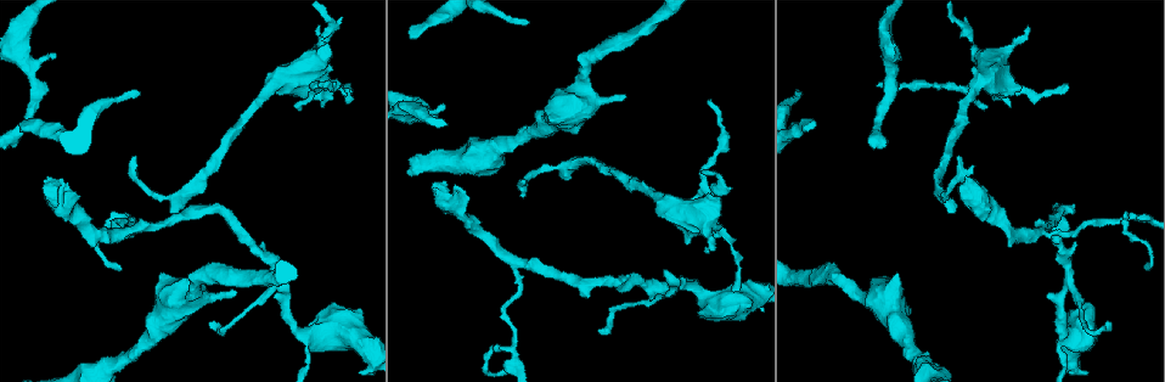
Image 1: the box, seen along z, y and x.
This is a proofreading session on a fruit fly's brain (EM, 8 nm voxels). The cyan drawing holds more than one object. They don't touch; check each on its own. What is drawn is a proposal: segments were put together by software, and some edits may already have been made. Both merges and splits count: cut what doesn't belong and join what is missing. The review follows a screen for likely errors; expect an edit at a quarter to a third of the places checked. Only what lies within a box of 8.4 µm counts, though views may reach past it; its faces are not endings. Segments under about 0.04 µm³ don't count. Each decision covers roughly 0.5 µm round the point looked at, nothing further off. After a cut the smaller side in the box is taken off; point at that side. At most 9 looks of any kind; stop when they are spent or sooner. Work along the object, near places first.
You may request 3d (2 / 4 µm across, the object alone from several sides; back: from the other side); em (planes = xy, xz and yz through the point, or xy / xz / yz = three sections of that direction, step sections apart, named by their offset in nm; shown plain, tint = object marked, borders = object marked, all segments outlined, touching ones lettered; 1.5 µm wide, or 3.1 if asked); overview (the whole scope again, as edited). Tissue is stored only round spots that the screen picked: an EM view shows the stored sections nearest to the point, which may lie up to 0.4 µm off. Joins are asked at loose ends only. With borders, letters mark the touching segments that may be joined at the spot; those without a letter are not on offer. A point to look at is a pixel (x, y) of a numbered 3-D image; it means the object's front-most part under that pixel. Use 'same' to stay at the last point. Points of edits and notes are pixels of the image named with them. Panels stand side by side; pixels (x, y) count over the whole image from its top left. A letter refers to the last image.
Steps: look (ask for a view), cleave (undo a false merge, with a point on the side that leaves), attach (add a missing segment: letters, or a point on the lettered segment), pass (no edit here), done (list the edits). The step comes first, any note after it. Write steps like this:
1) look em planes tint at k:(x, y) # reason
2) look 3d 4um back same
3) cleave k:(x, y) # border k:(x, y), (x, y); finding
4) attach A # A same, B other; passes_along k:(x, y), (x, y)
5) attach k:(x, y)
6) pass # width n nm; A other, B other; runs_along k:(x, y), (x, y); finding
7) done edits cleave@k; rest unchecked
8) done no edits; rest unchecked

look 3d 2um at 1:(53, 60) # an open end

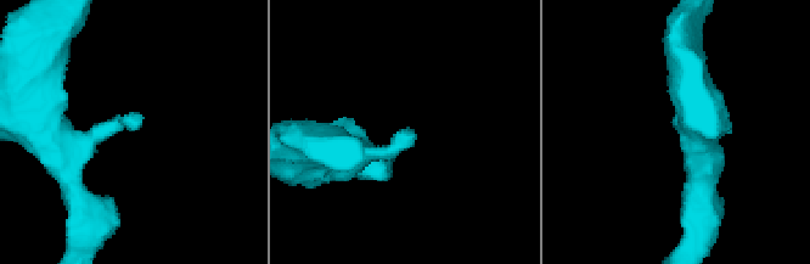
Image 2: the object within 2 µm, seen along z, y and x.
look em planes borders at 2:(675, 124) # shape alone is not enough

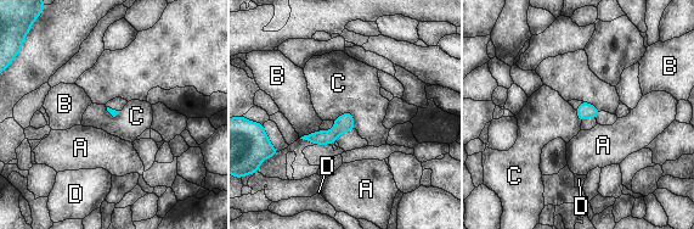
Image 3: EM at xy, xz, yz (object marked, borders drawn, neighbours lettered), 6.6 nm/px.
pass # A other, B other, C other, D other; border 3:(332, 119), (350, 112), (355, 128); no lettered segment goes on from it

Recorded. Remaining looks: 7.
look em xz step 4 borders at 1:(137, 93) # free end

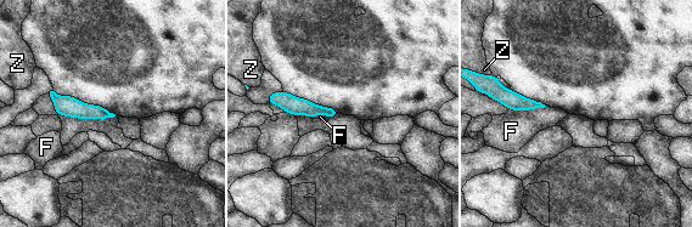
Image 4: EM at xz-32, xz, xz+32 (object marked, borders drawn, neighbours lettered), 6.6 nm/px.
look em planes borders same # another direction

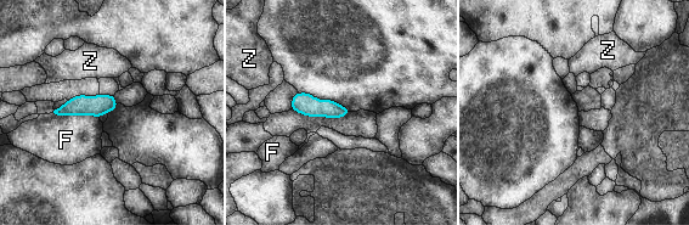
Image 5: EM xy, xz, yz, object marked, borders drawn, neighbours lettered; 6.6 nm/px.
pass # F other, Z other; none of them fits

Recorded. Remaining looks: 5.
look 3d 4um at 1:(563, 179) # an open end

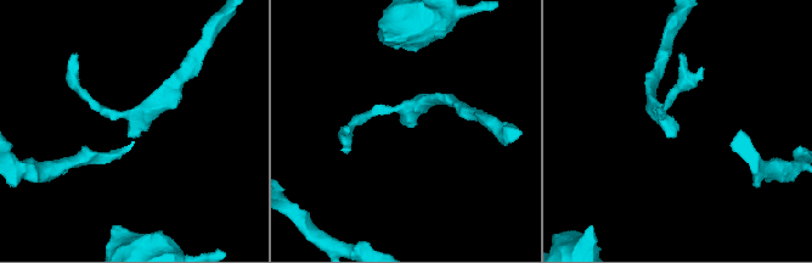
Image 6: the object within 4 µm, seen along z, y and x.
look em yz step 8 tint at 6:(401, 122)

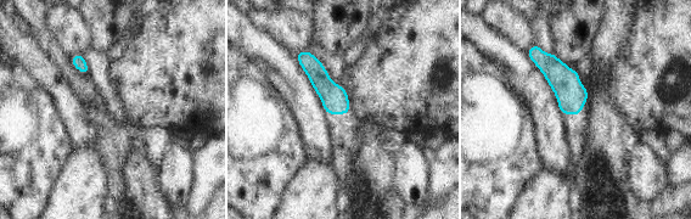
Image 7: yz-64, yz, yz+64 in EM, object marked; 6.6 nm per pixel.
look em planes borders same

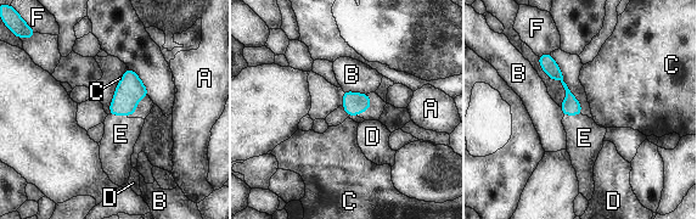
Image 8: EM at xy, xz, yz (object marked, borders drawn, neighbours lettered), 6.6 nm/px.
attach E # A other, B other, C other, D other, E same, F other; passes_along 8:(130, 90), (118, 114), (121, 134); it goes on there

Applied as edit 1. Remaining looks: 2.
done edits attach@8; rest unchecked

